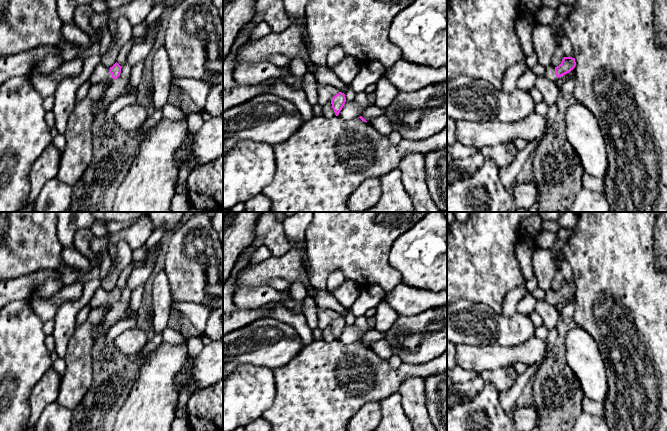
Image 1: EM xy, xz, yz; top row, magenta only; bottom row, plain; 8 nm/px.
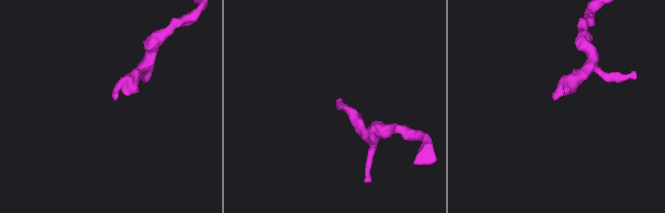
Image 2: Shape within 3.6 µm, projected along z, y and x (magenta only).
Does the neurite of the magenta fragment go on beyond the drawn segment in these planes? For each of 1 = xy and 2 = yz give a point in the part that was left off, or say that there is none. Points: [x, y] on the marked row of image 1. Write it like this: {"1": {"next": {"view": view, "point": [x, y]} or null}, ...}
{"1": {"next": {"view": "xy", "point": [101, 73]}}, "2": {"next": {"view": "yz", "point": [550, 74]}}}

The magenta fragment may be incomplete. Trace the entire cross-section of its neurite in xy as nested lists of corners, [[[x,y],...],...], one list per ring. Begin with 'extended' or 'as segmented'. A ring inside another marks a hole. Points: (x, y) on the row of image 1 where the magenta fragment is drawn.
extended; [[[117,62],[110,68],[104,66],[102,63],[99,63],[89,78],[89,82],[91,85],[94,85],[98,82],[117,79],[120,76],[121,68],[122,67]]]

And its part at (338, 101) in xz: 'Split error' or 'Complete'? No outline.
Split error

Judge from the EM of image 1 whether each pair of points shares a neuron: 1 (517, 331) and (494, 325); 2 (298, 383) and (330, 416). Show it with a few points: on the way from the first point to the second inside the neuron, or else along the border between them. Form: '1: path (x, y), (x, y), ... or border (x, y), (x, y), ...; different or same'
1: path (511, 330), (500, 330); same
2: path (306, 391), (322, 408); same

